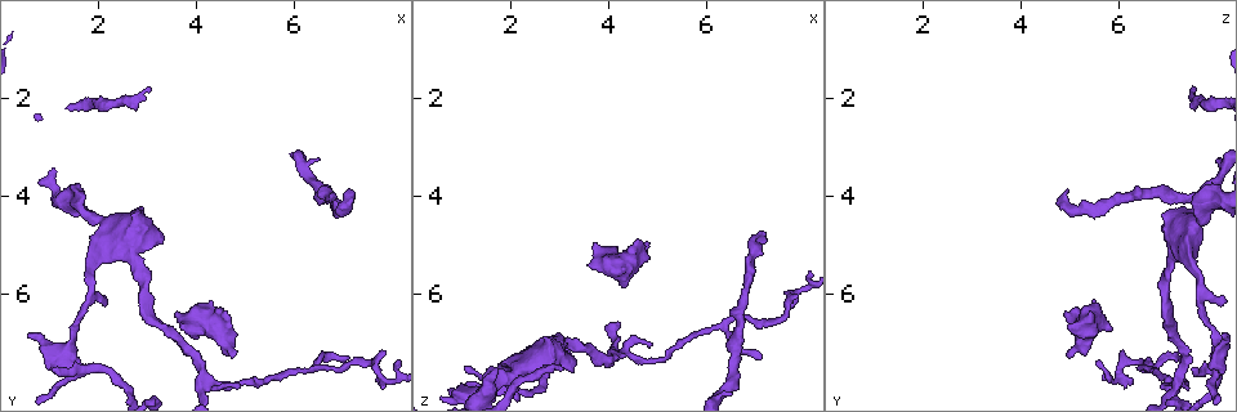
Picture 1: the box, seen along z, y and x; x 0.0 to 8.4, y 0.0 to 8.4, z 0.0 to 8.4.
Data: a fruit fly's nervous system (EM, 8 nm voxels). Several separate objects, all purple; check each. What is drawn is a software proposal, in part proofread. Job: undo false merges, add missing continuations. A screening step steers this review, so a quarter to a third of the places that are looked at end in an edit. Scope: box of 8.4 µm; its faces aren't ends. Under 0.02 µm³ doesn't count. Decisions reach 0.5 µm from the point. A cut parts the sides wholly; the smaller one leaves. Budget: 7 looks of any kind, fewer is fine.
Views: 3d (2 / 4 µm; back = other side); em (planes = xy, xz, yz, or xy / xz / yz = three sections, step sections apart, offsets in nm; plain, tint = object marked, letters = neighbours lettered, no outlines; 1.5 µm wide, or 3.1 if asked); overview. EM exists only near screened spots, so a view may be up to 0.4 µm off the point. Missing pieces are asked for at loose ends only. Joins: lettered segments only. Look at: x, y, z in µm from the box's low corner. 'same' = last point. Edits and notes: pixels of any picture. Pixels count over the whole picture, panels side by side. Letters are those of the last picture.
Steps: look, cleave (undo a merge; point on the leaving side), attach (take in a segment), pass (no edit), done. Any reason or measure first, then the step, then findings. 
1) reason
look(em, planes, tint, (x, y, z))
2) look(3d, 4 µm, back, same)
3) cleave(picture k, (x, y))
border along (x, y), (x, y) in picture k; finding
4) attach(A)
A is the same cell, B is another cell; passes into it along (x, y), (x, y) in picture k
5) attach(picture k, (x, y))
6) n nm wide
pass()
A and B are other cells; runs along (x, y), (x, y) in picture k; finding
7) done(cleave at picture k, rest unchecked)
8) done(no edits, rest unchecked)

sharp bend
look(3d, 2 µm, (7.35, 7.40, 6.55))

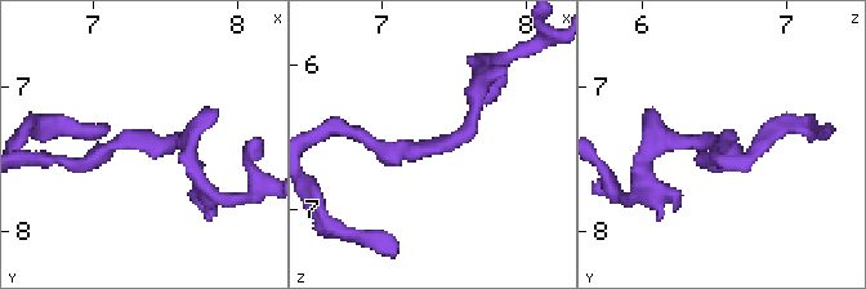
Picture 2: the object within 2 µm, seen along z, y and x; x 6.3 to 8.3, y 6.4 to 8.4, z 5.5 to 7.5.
look(em, planes, letters, (7.32, 7.38, 6.58))

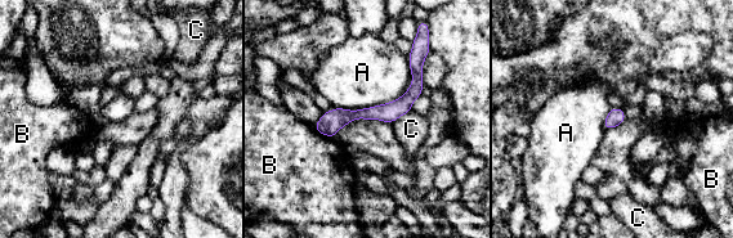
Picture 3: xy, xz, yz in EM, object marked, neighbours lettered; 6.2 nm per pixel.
pass()
A, B and C are other cells; border along (399, 95), (356, 109), (334, 108) in picture 3; one neuron here

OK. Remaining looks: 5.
free end
look(em, planes, letters, (3.30, 4.95, 7.30))

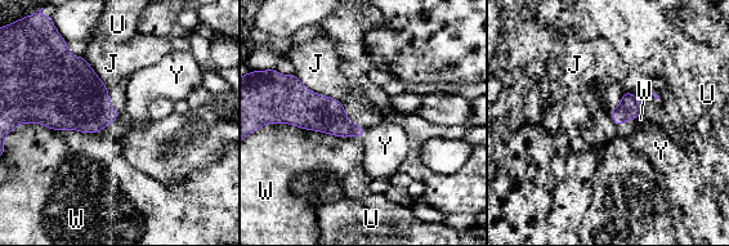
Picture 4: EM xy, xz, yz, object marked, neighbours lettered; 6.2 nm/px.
pass()
J, U, W and Y are other cells; border along (633, 119), (618, 126) in picture 4; none of them fits

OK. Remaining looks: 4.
calibre changes
look(em, xy, step 8, tint, (1.60, 4.25, 7.70))

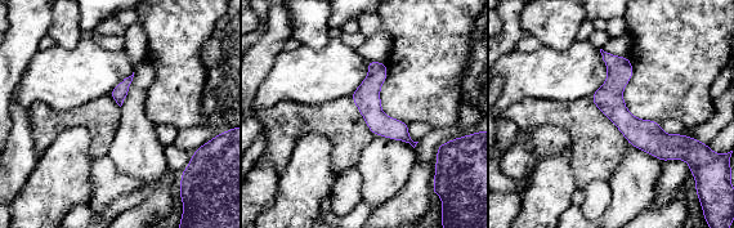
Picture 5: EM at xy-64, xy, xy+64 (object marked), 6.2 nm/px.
look(em, planes, letters, same)

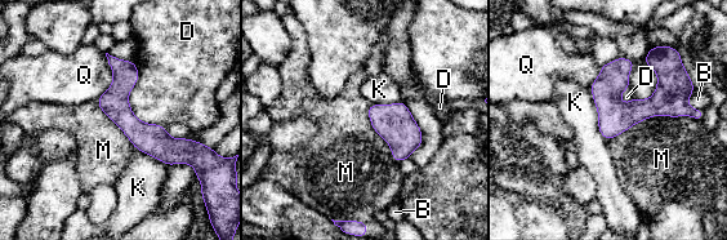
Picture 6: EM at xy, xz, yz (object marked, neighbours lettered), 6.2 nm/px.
M touches over 600 nm
pass()
B, D, K, M and Q are other cells; continuous, no second neuron

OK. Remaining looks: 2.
done(no edits, rest unchecked)

